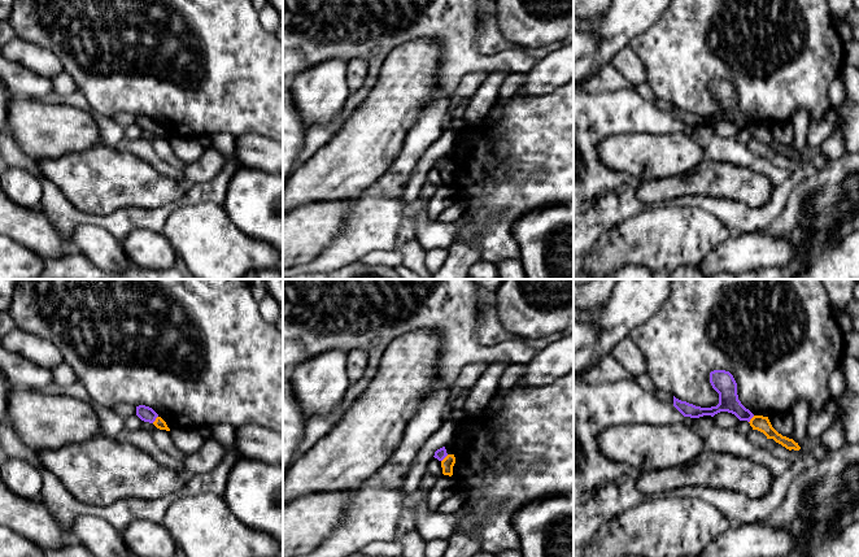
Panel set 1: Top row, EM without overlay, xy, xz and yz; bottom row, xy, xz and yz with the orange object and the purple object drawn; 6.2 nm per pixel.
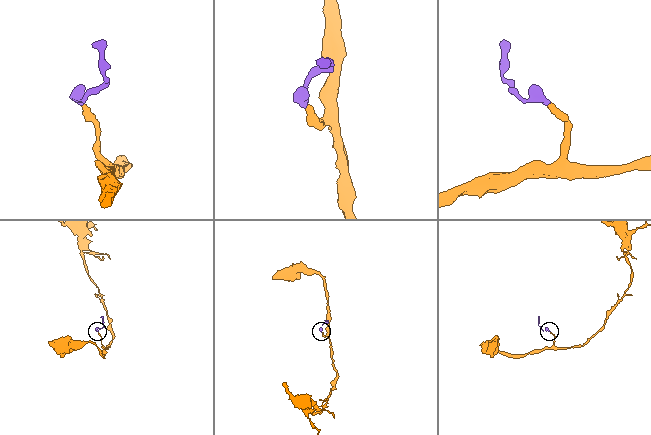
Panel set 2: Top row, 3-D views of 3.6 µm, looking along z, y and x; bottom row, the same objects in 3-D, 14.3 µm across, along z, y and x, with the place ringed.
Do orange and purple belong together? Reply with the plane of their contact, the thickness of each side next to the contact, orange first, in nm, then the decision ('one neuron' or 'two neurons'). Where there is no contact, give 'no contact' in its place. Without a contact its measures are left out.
xy | 70/90 nm | one neuron

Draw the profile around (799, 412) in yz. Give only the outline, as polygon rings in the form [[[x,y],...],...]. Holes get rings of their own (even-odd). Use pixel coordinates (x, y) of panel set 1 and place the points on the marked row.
[[[798,400],[794,402],[790,413],[794,423],[793,440],[798,443],[801,439],[806,436],[807,421],[810,418],[811,412],[805,400]]]

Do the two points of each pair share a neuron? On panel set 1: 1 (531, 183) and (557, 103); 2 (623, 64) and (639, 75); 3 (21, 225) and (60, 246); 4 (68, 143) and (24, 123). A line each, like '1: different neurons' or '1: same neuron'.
1: same neuron
2: same neuron
3: same neuron
4: same neuron

